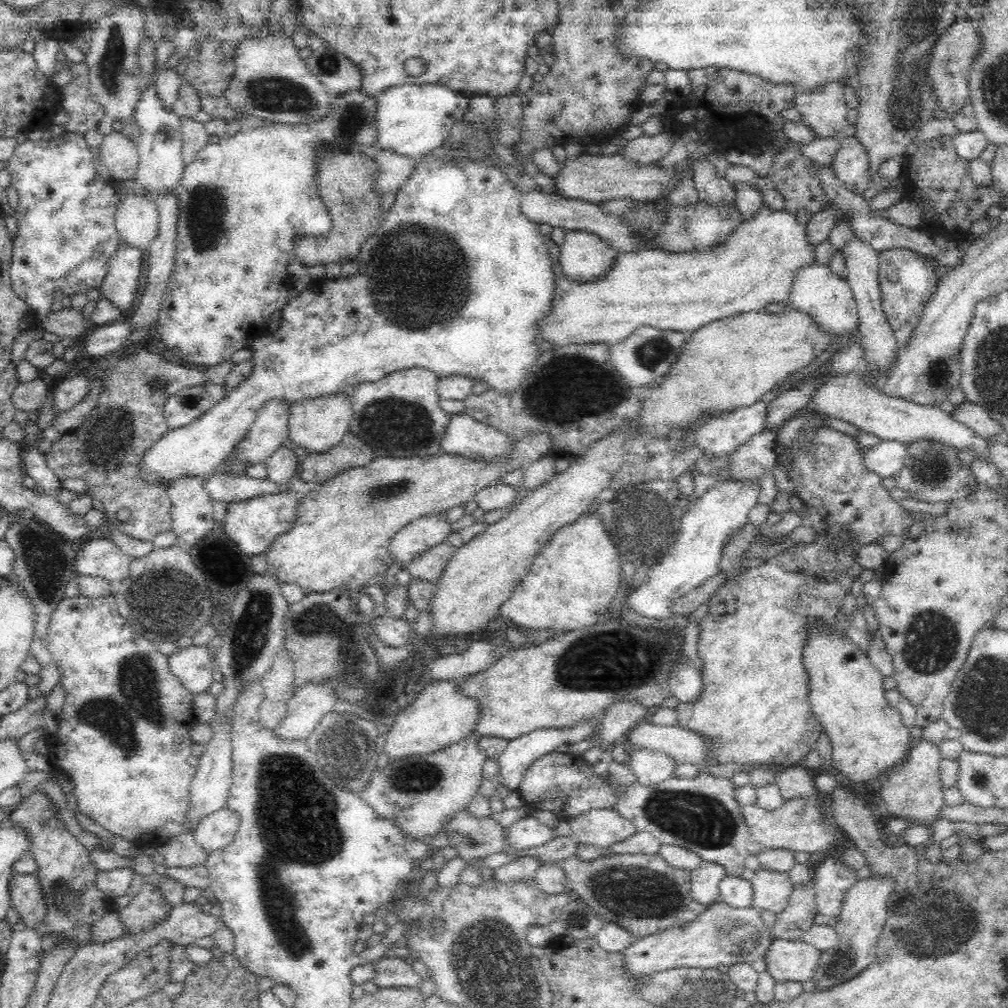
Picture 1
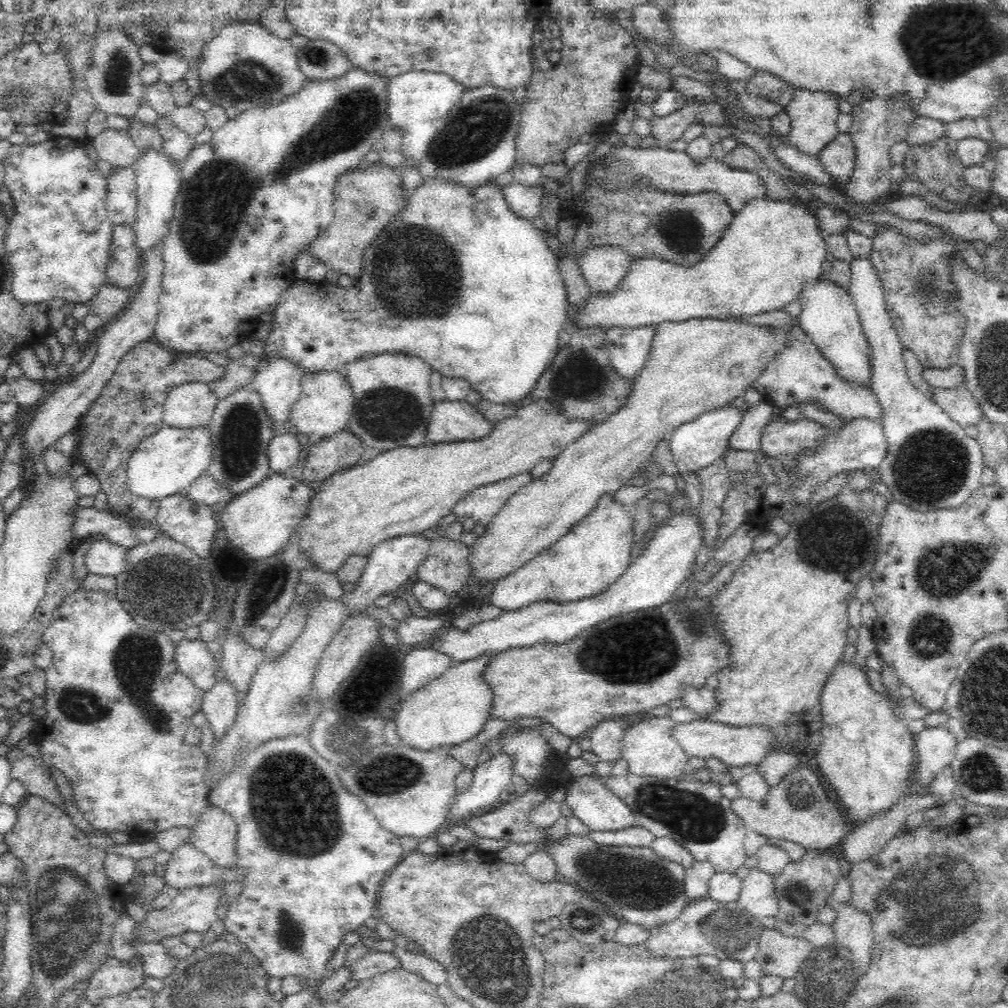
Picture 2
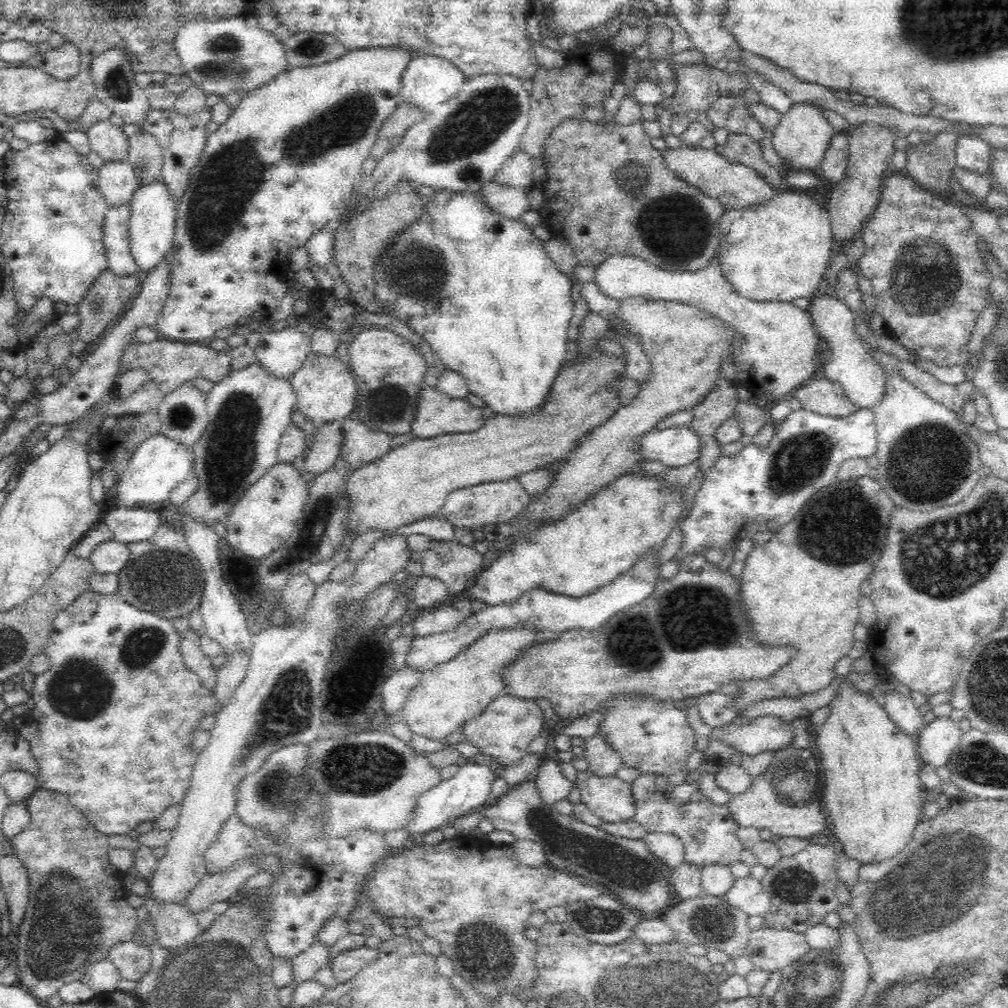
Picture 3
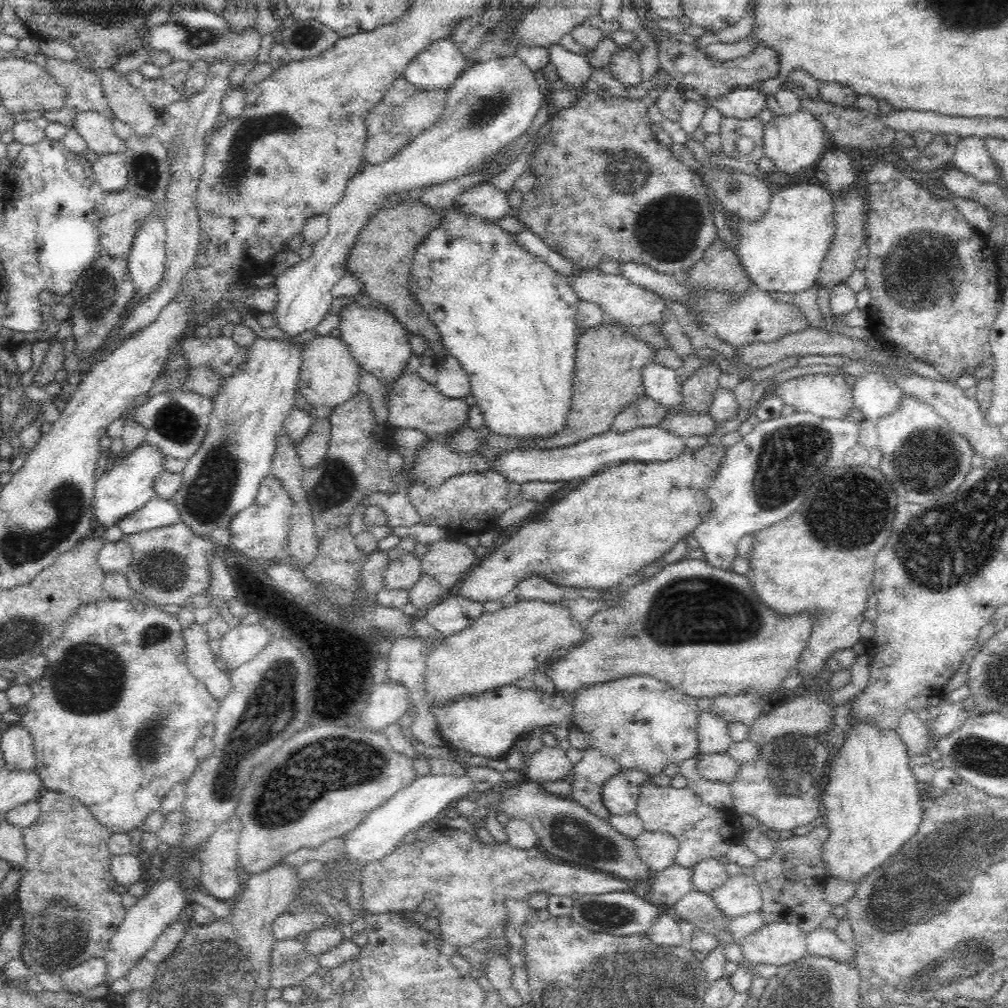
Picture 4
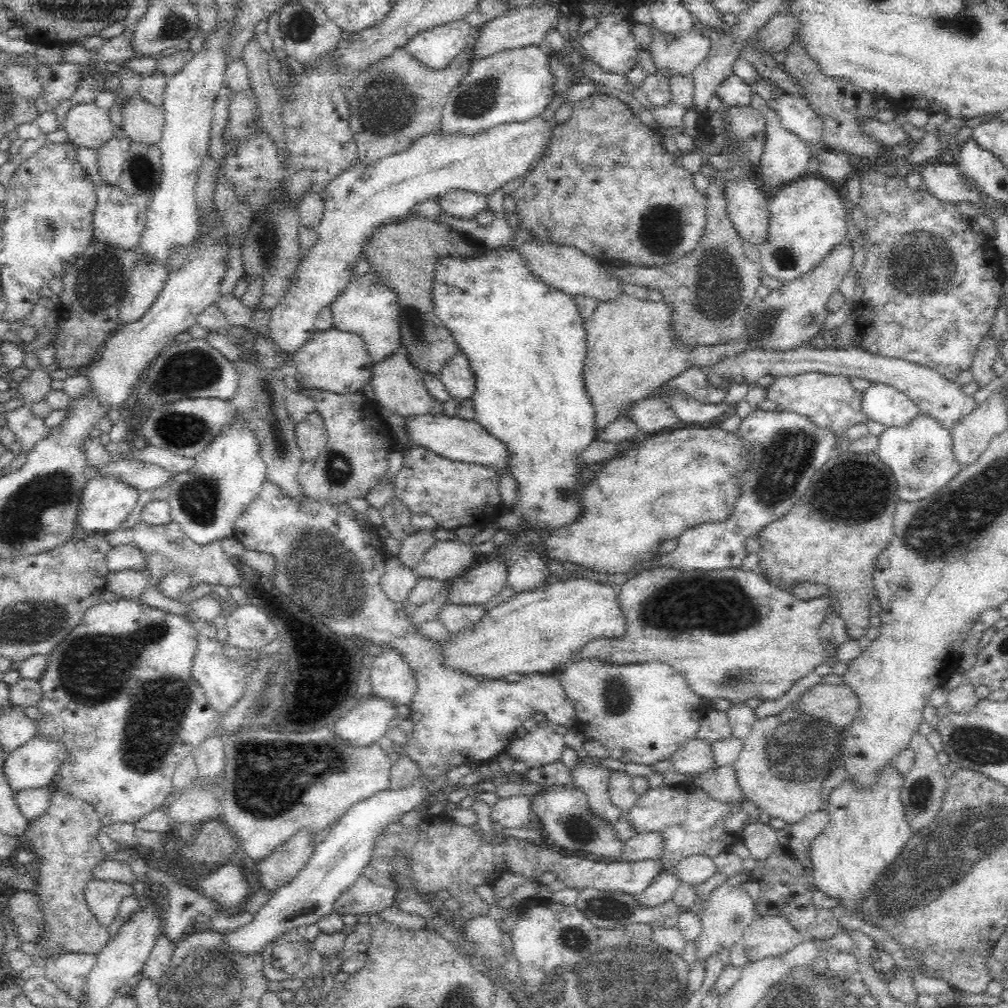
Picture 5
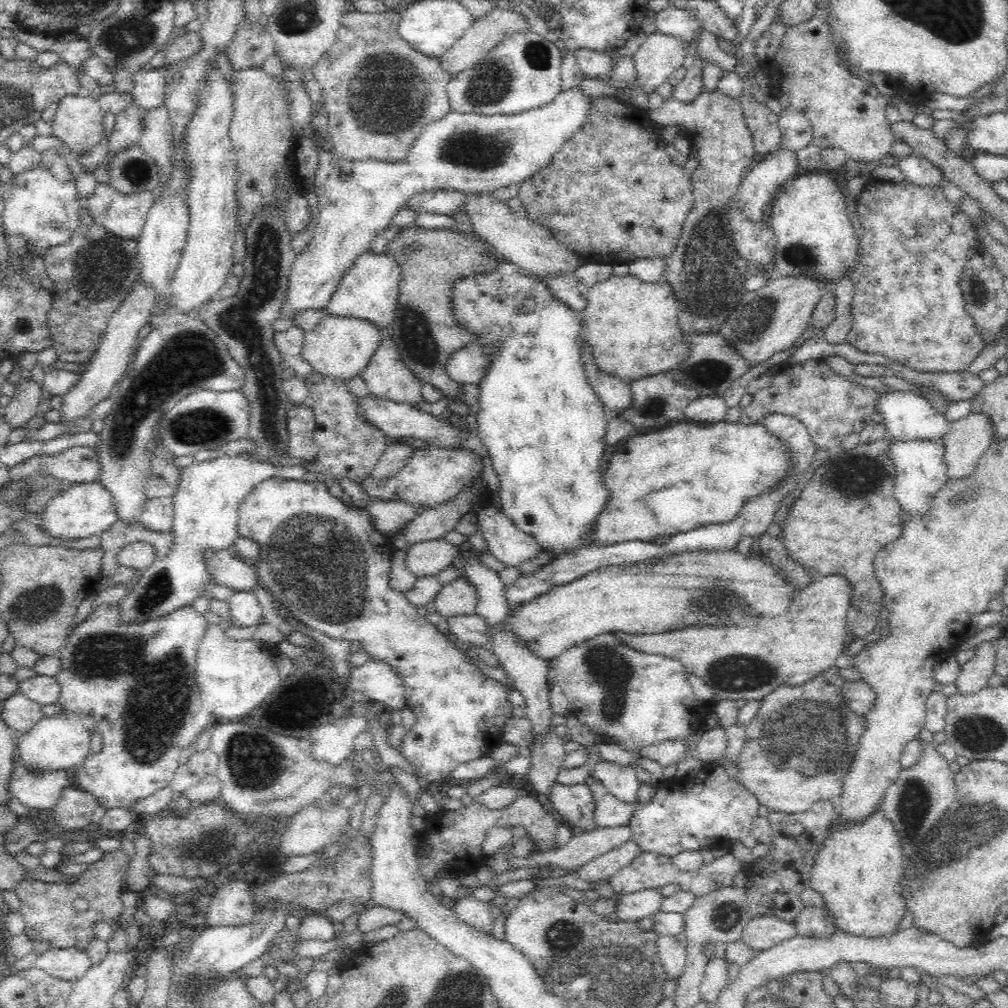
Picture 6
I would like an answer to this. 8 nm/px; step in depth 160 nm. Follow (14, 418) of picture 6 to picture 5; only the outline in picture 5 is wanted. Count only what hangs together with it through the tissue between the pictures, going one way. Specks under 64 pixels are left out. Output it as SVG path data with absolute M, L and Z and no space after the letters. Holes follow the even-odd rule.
M38 366L30 371L24 380L14 386L14 390L16 393L18 392L18 398L20 398L23 406L40 403L52 392L50 387L52 377L50 377L49 373L50 369Z

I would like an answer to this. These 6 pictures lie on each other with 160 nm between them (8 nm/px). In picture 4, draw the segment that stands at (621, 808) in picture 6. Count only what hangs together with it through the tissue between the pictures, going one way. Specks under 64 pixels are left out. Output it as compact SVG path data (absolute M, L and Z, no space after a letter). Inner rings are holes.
M596 748L584 750L580 762L573 766L573 798L596 817L608 821L612 815L605 806L602 792L605 783L620 771L616 761L605 758Z

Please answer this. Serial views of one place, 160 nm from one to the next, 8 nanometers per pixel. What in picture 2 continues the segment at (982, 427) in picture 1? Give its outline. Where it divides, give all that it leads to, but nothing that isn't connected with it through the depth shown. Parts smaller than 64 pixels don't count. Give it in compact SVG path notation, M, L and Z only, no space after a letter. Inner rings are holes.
M964 382L950 390L930 386L930 394L934 402L942 407L958 425L964 428L977 426L983 412L972 394L966 389Z

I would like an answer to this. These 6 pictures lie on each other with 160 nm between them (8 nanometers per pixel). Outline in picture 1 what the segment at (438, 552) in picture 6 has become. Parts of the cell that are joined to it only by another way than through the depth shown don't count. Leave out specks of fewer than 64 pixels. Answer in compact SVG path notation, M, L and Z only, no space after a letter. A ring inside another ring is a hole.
M452 533L442 543L430 548L428 552L424 552L418 558L414 558L406 569L412 579L436 584L444 575L445 568L452 556L464 545L461 536L458 533Z

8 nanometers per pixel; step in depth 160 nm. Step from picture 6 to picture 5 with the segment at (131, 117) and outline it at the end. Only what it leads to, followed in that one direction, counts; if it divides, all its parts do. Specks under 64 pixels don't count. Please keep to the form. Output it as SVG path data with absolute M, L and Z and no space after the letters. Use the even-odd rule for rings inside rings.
M128 135L122 136L122 138L114 136L97 150L98 173L100 173L102 184L117 184L131 141Z

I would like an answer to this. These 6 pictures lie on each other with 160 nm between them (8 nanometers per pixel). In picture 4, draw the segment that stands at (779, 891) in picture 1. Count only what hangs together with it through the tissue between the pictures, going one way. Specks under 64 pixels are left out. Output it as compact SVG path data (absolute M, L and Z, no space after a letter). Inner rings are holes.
M732 875L726 884L714 890L711 899L719 913L730 921L738 916L745 916L762 909L762 892L753 876Z

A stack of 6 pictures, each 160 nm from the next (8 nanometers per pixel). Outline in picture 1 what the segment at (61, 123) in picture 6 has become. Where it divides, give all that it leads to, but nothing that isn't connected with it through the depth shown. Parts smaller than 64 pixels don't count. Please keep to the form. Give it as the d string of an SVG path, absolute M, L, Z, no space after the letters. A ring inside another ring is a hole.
M113 130L104 135L99 146L98 156L116 182L133 178L139 161L137 141Z

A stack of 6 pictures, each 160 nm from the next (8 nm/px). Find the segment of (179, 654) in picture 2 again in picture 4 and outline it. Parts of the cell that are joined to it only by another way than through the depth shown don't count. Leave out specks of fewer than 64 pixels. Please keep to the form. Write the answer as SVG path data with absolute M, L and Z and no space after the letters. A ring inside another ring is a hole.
M192 623L184 632L186 666L191 675L201 680L214 700L222 702L232 690L232 672L216 665L215 645L205 624Z

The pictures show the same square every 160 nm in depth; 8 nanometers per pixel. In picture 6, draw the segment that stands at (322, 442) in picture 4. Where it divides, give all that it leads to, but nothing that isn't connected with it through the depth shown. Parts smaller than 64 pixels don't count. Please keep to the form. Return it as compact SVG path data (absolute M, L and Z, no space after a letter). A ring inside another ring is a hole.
M291 406L285 416L287 428L286 454L293 459L312 461L317 454L313 439L315 420L312 409L304 406Z

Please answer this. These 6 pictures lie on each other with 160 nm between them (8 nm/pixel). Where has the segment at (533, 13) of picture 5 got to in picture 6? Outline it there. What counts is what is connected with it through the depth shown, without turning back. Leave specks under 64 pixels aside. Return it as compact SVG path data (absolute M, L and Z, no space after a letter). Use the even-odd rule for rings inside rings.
M507 7L504 9L497 8L492 14L480 18L480 20L475 20L473 25L464 33L464 36L458 37L458 40L444 51L444 54L437 59L440 64L439 67L443 72L447 72L453 77L460 71L472 68L480 62L506 33L515 33L516 29L526 27L528 27L528 23L521 14Z

